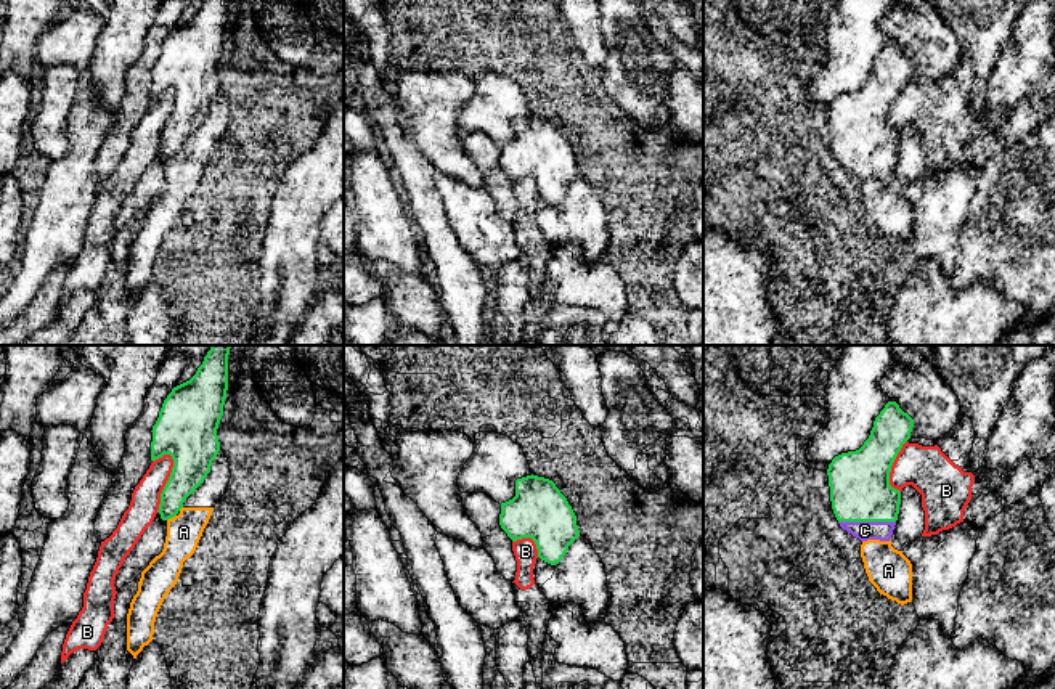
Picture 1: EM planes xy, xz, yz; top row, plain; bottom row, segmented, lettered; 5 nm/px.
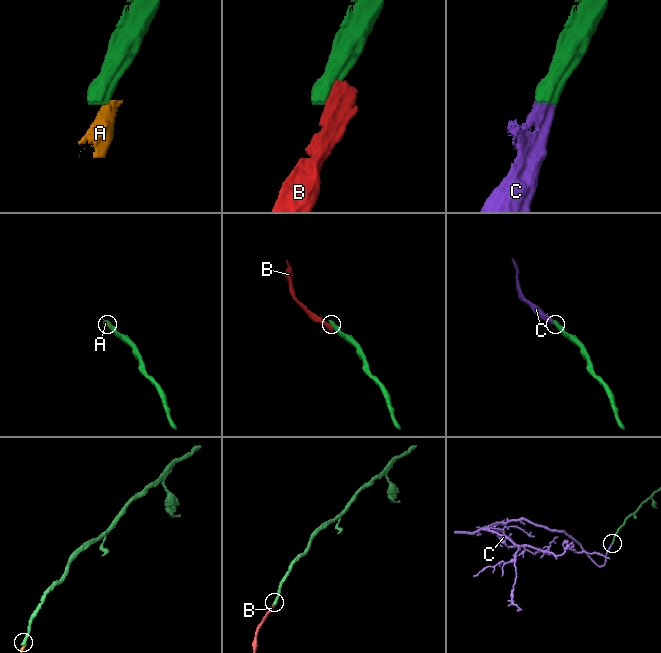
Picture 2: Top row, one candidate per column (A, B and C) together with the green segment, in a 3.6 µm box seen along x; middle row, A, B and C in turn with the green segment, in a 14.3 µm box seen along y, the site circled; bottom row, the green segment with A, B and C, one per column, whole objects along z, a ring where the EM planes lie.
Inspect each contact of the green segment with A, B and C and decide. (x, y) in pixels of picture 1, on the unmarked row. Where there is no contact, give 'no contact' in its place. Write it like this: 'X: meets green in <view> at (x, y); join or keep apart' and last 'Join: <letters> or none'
A: meets green in xy at (171, 158); keep apart
B: meets green in xy at (167, 122); keep apart
C: meets green in yz at (867, 161); join
Join: C

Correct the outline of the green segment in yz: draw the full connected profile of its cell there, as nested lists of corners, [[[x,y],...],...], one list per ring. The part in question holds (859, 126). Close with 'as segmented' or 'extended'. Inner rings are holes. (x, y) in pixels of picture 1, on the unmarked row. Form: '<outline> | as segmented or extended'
[[[888,42],[864,85],[829,104],[833,154],[840,167],[861,181],[891,180],[901,132],[890,125],[890,112],[912,67],[914,59],[896,42]]] | extended

